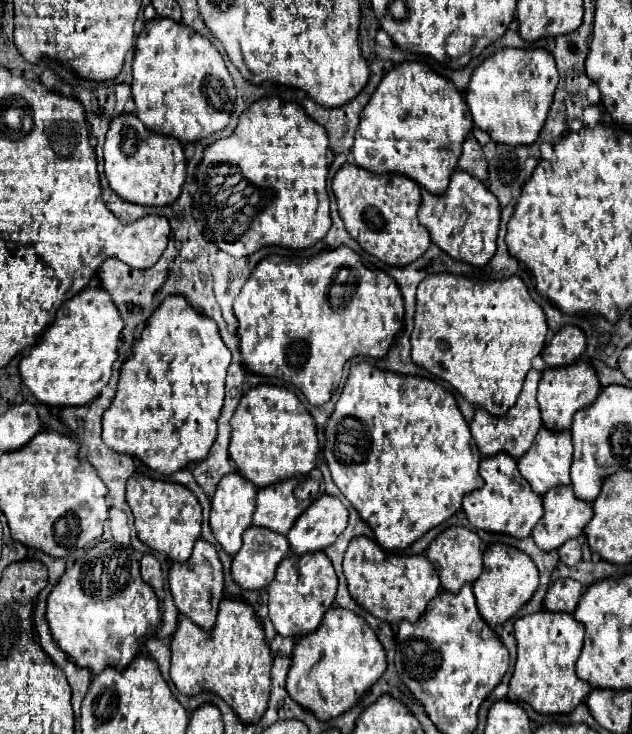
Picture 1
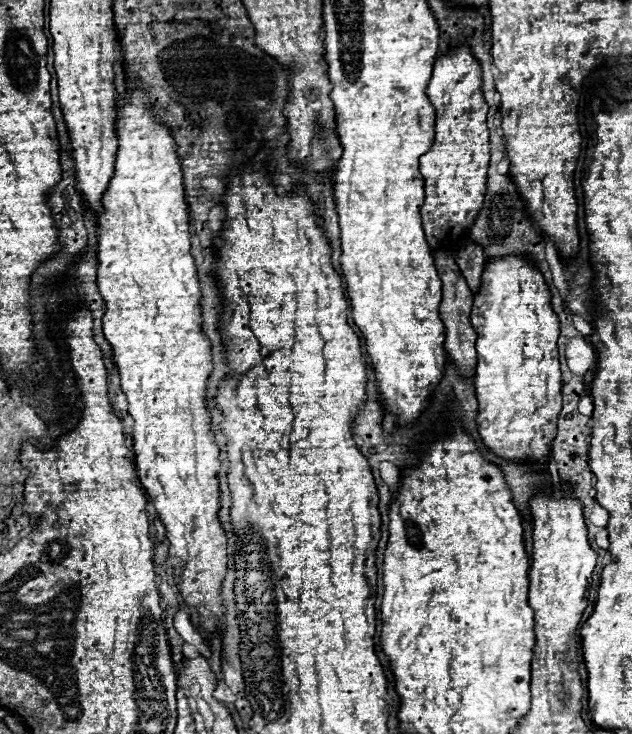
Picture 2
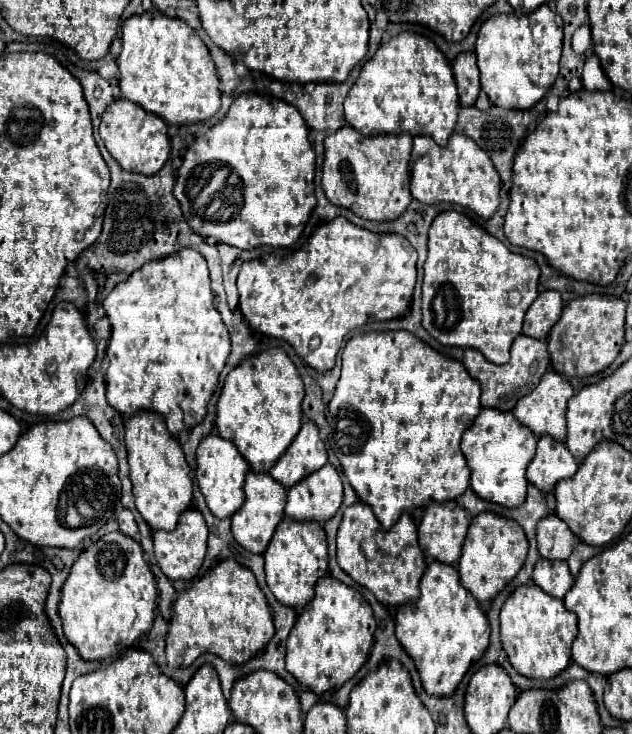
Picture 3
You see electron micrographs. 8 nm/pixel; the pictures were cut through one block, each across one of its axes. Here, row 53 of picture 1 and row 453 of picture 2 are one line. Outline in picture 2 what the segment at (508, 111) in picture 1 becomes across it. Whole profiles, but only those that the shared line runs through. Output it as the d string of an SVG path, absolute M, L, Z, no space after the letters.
M510 254L506 258L494 258L488 260L484 264L484 272L482 272L482 280L480 280L480 290L474 294L474 306L472 306L472 326L478 334L476 340L476 350L478 350L478 366L476 366L476 376L474 376L474 386L476 386L476 398L478 398L478 432L484 438L484 444L498 454L500 458L508 458L508 460L532 460L536 462L536 470L542 470L542 464L548 460L550 456L550 444L556 436L556 418L560 414L562 408L562 376L560 376L560 362L558 362L558 336L560 336L560 320L558 314L552 310L552 294L544 282L542 272L530 264L530 258L526 258L524 254Z

